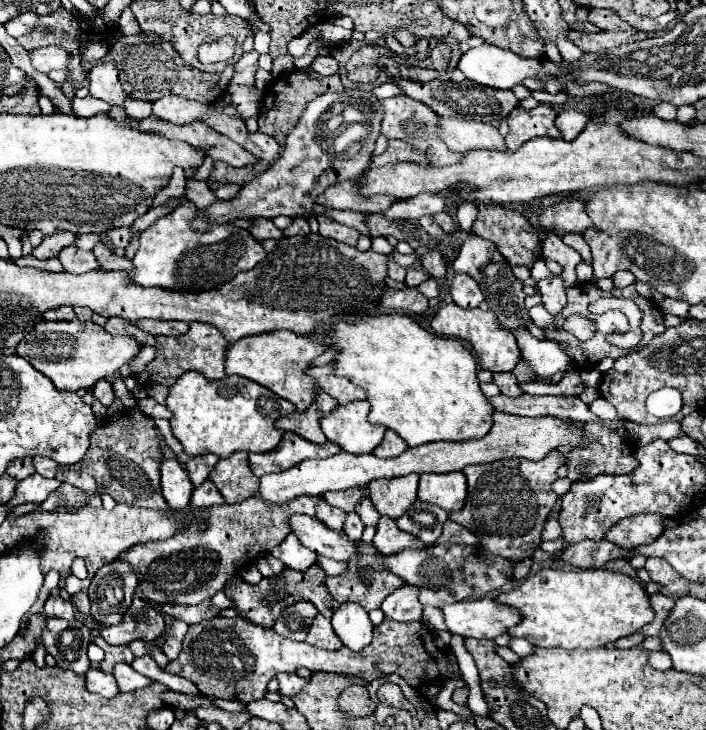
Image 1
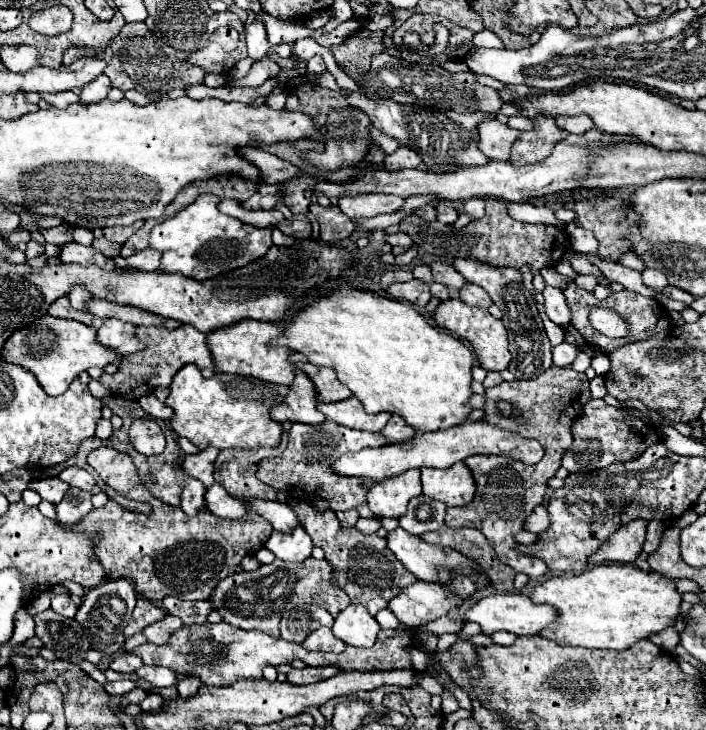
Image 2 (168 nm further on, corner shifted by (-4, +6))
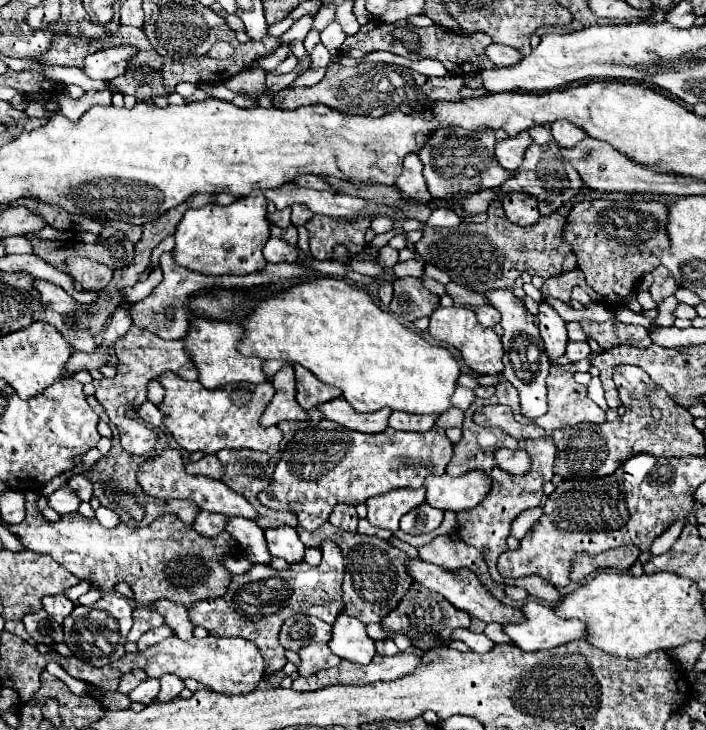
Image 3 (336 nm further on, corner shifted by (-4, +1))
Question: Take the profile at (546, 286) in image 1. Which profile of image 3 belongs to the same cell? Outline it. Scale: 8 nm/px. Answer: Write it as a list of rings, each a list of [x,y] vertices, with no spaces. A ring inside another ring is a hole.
[[[547,303],[539,305],[539,331],[541,331],[541,339],[545,343],[545,351],[551,359],[561,357],[565,353],[567,347],[567,327],[563,317]]]

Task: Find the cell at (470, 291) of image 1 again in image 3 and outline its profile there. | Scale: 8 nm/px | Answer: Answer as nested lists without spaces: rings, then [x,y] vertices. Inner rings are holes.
[[[479,305],[479,307],[475,307],[475,315],[477,315],[477,321],[483,327],[495,327],[501,321],[499,311],[493,309],[491,305]]]

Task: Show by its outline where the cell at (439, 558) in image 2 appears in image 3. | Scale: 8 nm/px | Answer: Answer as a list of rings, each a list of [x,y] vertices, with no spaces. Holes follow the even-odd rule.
[[[413,557],[407,561],[407,571],[409,575],[413,577],[413,581],[421,583],[423,587],[443,595],[451,605],[455,605],[457,609],[485,621],[485,623],[517,623],[521,621],[521,611],[515,609],[515,607],[509,607],[509,605],[503,605],[501,601],[497,601],[487,589],[485,585],[479,581],[479,577],[473,573],[473,571],[467,571],[465,569],[465,575],[461,575],[459,571],[449,571],[445,567],[439,567],[439,565],[433,565],[433,563],[425,563],[423,559],[419,557]]]

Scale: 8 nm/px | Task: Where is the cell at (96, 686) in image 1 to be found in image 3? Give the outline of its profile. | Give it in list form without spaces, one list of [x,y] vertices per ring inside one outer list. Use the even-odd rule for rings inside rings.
[[[145,679],[143,683],[139,683],[139,685],[129,693],[129,699],[149,705],[149,703],[155,701],[157,691],[159,691],[159,681],[157,681],[157,679]]]

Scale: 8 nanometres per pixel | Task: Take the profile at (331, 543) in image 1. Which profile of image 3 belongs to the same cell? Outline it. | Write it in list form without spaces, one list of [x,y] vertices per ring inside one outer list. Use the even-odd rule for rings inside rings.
[[[165,449],[155,459],[145,461],[141,465],[141,469],[137,471],[137,481],[147,495],[153,495],[159,499],[193,499],[201,509],[223,513],[227,517],[237,515],[237,517],[245,517],[245,519],[253,519],[253,521],[257,521],[257,517],[259,517],[255,507],[243,495],[231,491],[225,483],[221,483],[217,479],[209,479],[209,477],[187,475],[183,461],[181,461],[181,455],[175,449]]]

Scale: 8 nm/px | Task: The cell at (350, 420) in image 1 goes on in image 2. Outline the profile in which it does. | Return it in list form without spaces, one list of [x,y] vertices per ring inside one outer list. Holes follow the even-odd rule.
[[[349,398],[349,400],[341,400],[341,402],[333,402],[333,404],[319,404],[319,410],[335,420],[337,424],[343,424],[347,428],[355,428],[355,430],[369,430],[369,432],[379,432],[387,420],[391,418],[387,412],[381,414],[367,414],[361,406],[361,402],[357,402],[357,398]]]

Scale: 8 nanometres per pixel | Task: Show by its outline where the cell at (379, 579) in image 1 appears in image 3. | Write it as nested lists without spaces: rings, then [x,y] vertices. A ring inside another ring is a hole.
[[[323,523],[315,531],[305,531],[303,527],[297,527],[297,533],[305,547],[321,547],[323,541],[333,541],[341,547],[341,553],[345,555],[345,579],[343,579],[343,601],[345,609],[343,613],[353,615],[361,619],[363,623],[379,623],[397,603],[401,597],[409,591],[413,585],[413,579],[409,579],[409,573],[405,571],[405,559],[407,555],[393,547],[389,541],[383,541],[379,537],[369,537],[361,533],[349,533],[333,527],[331,523]]]

